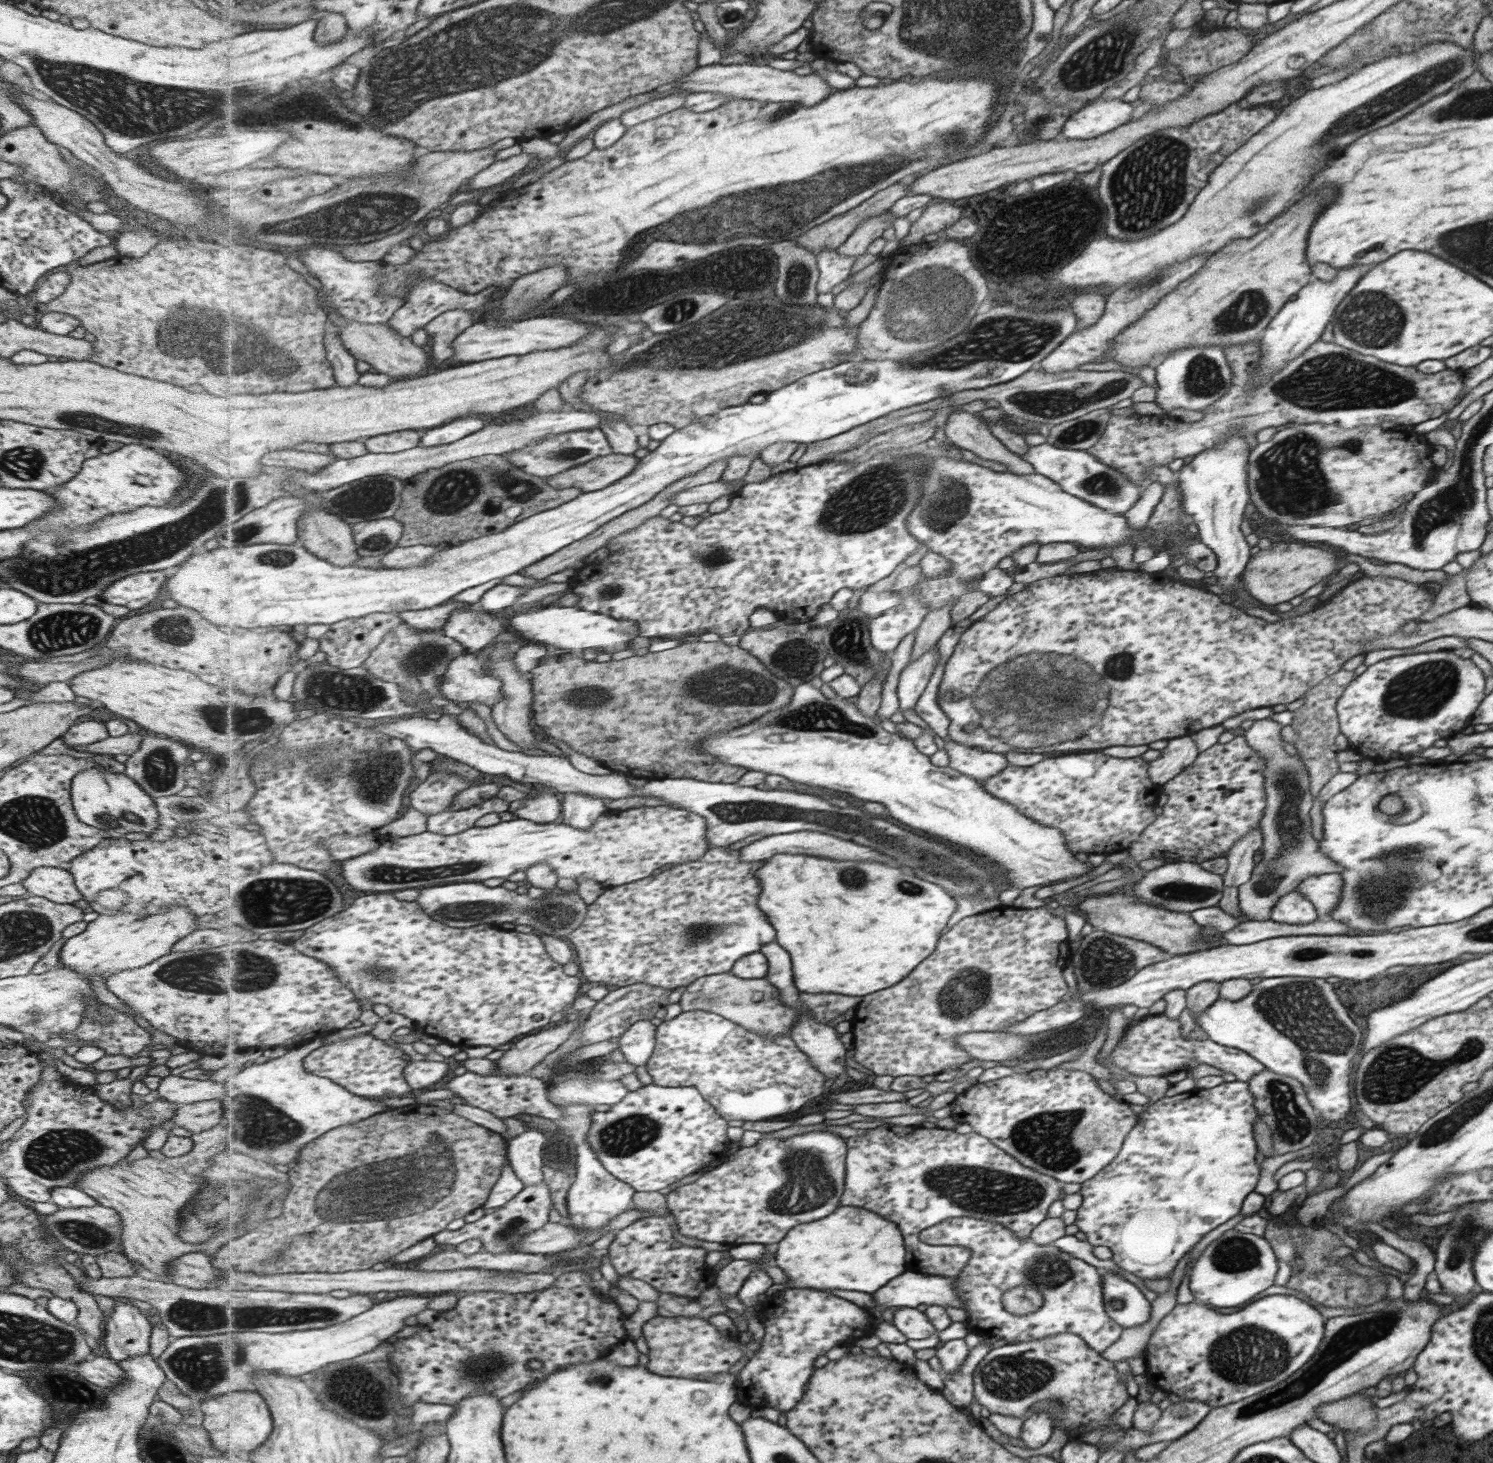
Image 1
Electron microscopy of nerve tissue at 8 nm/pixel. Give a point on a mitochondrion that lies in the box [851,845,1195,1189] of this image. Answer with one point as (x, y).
(1049, 1139)

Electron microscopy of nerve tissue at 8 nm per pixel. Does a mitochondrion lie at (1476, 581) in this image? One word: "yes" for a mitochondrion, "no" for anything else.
no

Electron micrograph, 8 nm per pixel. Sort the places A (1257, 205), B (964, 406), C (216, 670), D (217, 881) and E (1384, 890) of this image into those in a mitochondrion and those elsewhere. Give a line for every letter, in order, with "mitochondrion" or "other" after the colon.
A: mitochondrion
B: other
C: other
D: other
E: mitochondrion

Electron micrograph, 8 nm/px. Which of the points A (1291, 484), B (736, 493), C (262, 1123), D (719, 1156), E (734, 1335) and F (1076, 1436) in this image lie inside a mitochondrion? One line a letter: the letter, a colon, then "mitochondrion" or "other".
A: mitochondrion
B: other
C: mitochondrion
D: other
E: other
F: other

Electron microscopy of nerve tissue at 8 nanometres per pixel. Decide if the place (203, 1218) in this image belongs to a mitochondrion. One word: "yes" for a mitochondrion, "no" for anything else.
yes

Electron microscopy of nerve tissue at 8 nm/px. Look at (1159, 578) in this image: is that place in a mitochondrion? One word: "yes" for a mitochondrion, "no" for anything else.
no

